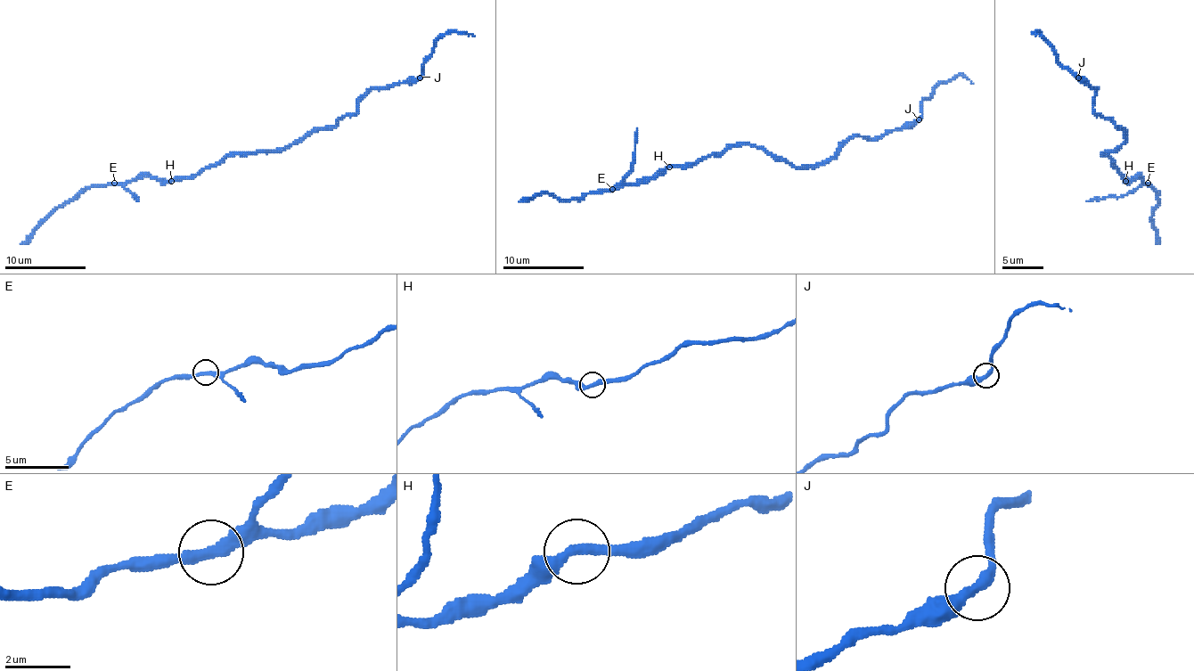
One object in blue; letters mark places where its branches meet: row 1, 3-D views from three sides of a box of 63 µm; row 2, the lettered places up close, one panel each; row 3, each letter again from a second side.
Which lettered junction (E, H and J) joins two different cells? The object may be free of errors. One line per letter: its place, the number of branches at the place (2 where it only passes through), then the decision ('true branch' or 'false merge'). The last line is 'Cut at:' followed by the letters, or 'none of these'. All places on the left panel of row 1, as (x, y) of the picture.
E: (114, 183) | 2 | true branch
H: (171, 181) | 2 | true branch
J: (420, 77) | 2 | false merge
Cut at: J

